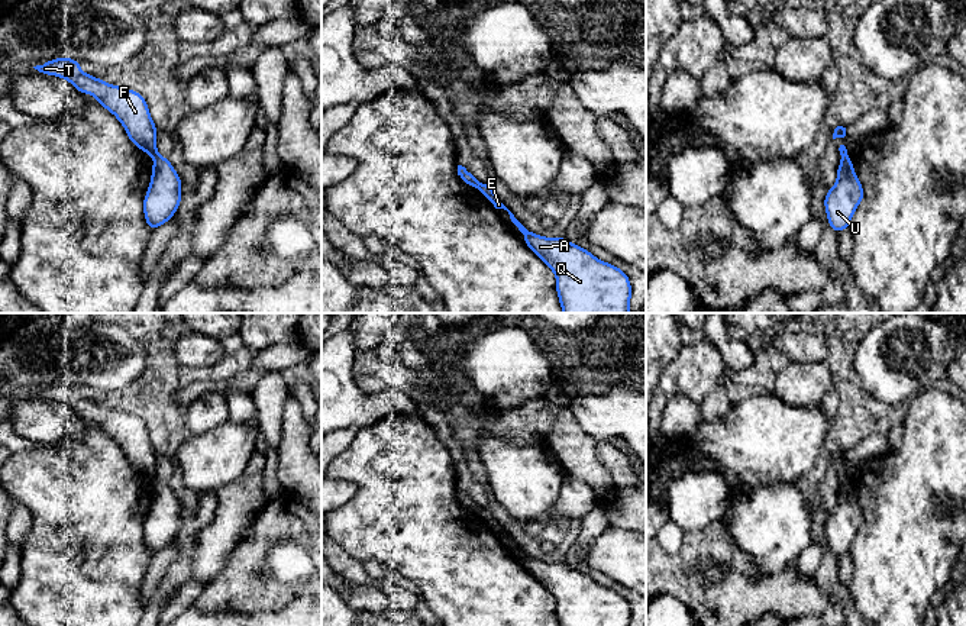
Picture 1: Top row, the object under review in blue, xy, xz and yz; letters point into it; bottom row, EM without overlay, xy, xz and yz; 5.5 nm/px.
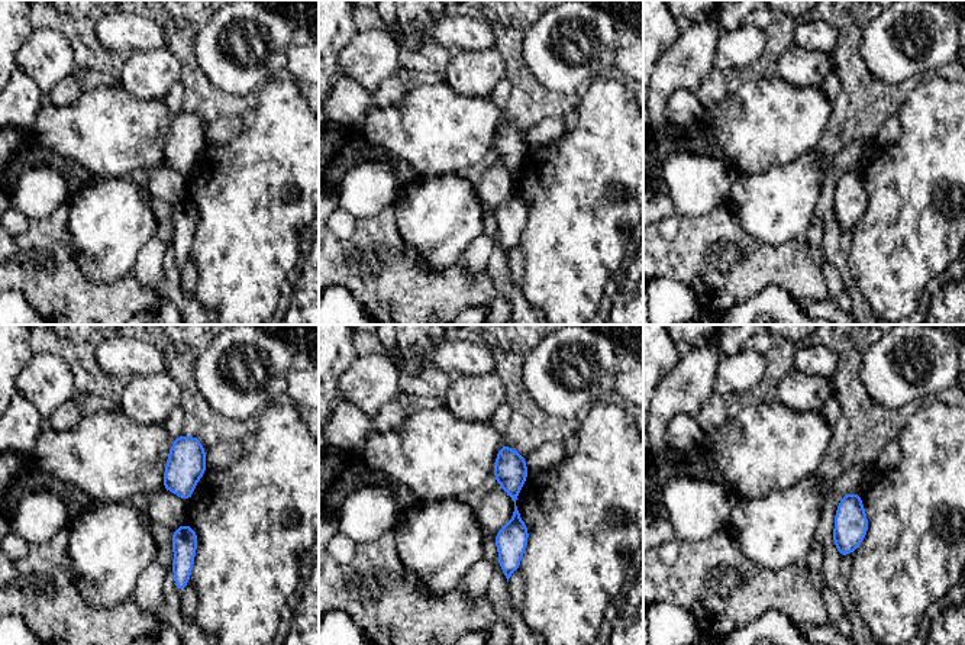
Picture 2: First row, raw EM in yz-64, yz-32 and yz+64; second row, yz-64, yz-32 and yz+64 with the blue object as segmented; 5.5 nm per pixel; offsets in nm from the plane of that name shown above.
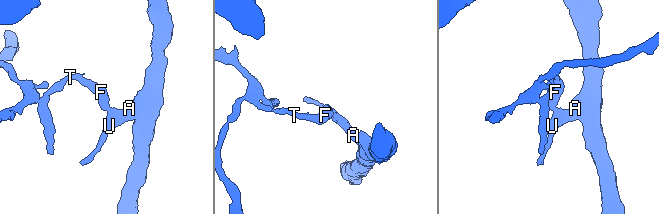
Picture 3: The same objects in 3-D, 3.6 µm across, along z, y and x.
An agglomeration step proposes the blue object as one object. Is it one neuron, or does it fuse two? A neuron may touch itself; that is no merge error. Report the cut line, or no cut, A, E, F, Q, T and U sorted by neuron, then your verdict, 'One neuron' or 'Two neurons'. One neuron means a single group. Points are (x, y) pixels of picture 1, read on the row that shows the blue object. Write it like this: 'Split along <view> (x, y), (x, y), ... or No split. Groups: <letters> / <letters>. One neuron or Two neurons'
Split along xz (481, 184), (478, 187). Groups: A E Q U / F T. Two neurons

